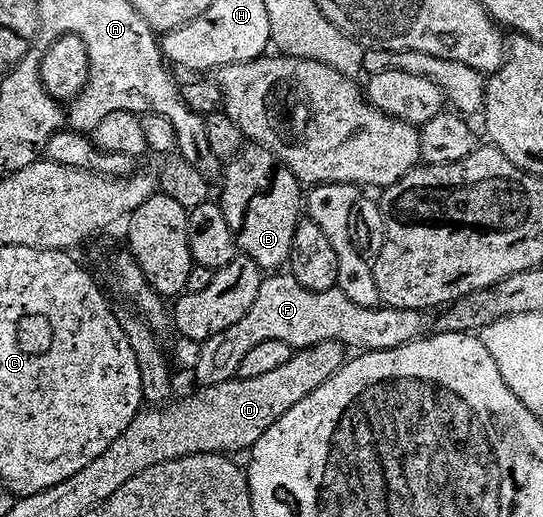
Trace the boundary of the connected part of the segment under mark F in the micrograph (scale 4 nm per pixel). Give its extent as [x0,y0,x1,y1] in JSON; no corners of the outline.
[194,274,431,388]

